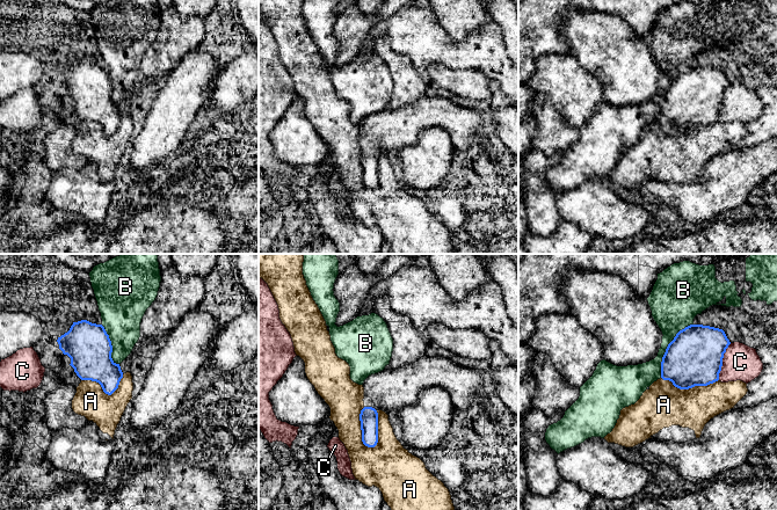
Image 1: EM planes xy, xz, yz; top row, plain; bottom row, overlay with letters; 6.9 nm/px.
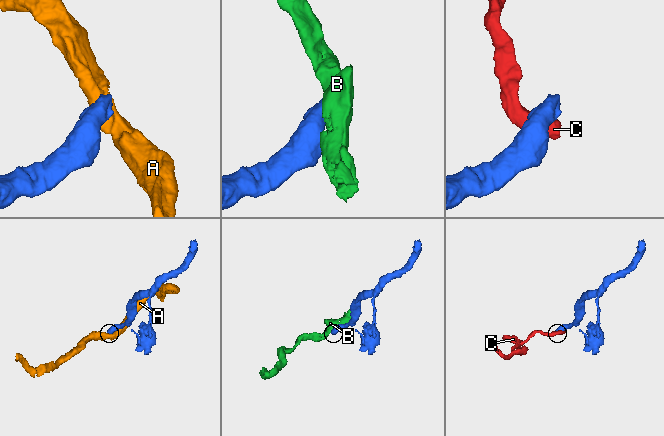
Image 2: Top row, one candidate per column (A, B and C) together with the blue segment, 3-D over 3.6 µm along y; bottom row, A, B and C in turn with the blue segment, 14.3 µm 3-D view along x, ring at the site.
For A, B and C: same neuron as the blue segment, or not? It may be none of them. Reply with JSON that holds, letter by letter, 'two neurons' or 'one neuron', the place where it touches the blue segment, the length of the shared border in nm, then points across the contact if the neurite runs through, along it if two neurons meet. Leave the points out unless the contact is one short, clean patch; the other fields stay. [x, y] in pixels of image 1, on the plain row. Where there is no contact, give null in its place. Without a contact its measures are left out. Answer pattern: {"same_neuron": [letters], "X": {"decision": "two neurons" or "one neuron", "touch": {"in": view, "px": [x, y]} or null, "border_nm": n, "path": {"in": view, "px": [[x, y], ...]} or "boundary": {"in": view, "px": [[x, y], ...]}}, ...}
{"same_neuron": [], "A": {"decision": "two neurons", "touch": {"in": "xz", "px": [361, 169]}, "border_nm": 300, "boundary": {"in": "xz", "px": [[363, 147], [360, 154], [361, 181], [365, 186], [374, 188]]}}, "B": {"decision": "two neurons", "touch": {"in": "yz", "px": [667, 88]}, "border_nm": 440}, "C": {"decision": "two neurons", "touch": {"in": "yz", "px": [721, 102]}, "border_nm": 280}}

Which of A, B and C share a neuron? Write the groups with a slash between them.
A / B / C

